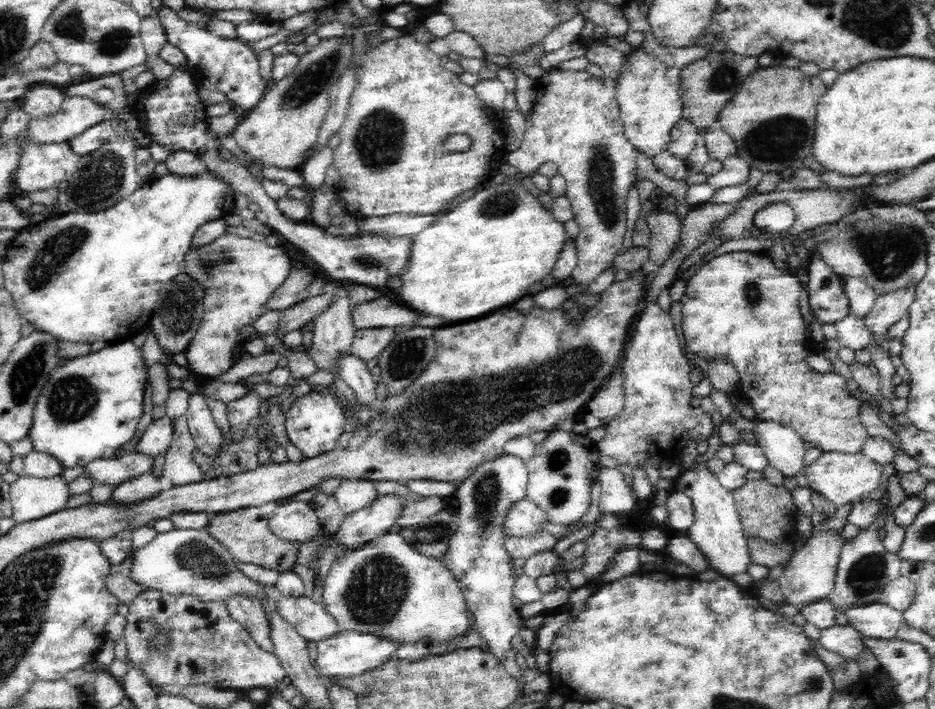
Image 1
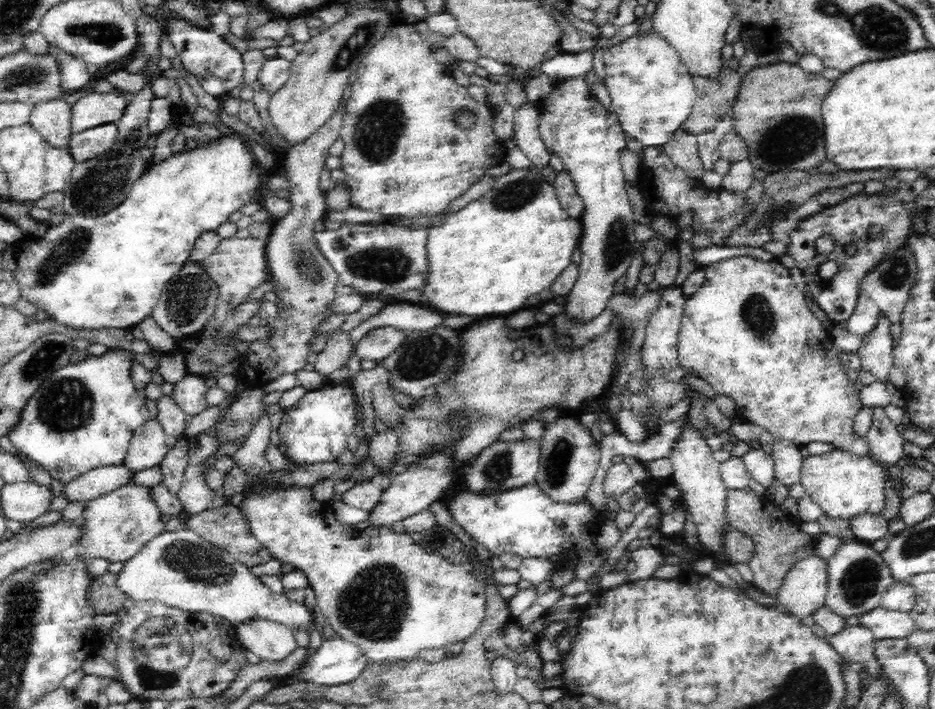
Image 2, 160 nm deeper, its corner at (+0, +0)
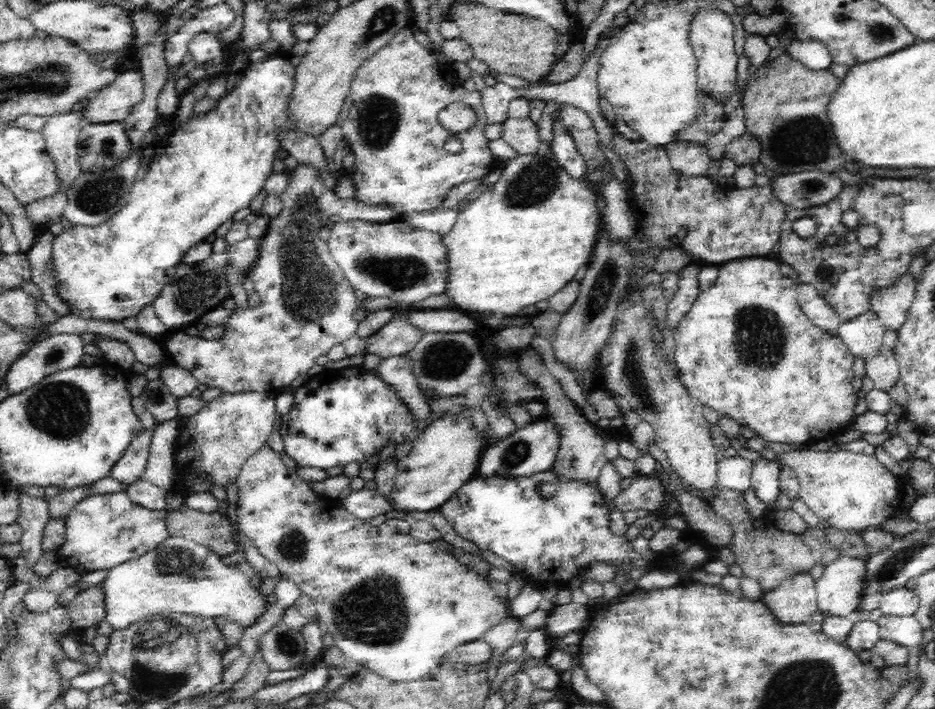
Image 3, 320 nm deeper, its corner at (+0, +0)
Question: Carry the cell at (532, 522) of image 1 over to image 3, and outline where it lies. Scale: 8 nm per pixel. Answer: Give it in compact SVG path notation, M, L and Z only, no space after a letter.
M552 469L536 473L532 477L480 477L464 483L441 506L450 526L466 541L473 542L483 551L496 554L505 559L517 571L514 576L530 579L532 588L538 590L566 587L574 578L580 577L591 562L604 561L613 565L626 565L634 568L651 568L651 565L638 552L626 536L617 536L610 529L610 514L598 482L564 481L558 479Z

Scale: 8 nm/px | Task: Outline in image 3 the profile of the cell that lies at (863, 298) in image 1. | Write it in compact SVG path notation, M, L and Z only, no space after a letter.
M867 311L853 320L842 323L836 335L842 339L852 356L866 359L880 352L884 331L884 325L878 316Z

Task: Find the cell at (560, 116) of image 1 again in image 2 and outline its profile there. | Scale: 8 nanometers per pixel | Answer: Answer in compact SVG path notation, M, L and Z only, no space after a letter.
M574 77L557 81L552 88L551 96L540 107L541 116L537 120L539 140L543 142L548 154L558 155L564 164L564 170L572 178L576 186L576 194L581 198L581 238L579 248L582 250L582 262L579 264L579 274L564 301L564 312L568 318L576 322L587 323L598 317L606 309L606 302L612 298L614 284L618 278L626 275L626 270L632 262L639 244L634 237L634 221L632 208L626 190L626 178L620 164L620 150L626 148L626 133L622 132L617 114L602 108L596 100L588 98L588 86L582 77Z

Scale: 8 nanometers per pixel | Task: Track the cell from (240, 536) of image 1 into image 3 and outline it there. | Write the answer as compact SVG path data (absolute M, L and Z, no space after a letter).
M184 503L178 510L167 512L169 535L182 535L194 543L203 544L220 556L244 551L244 545L234 531L229 516L223 512L204 513L191 510Z

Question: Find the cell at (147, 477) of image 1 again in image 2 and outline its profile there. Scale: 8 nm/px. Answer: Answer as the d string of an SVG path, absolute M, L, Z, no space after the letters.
M143 483L121 486L112 492L88 501L84 510L84 538L79 542L78 556L88 560L104 558L108 563L124 563L133 558L142 547L157 535L166 532L159 506L155 503L151 487Z

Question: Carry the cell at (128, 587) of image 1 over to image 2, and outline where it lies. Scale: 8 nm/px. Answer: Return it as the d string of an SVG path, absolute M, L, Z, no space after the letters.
M106 572L95 578L89 598L99 614L118 613L124 610L124 603L130 601L130 597L118 589L116 580L118 574L114 572Z

